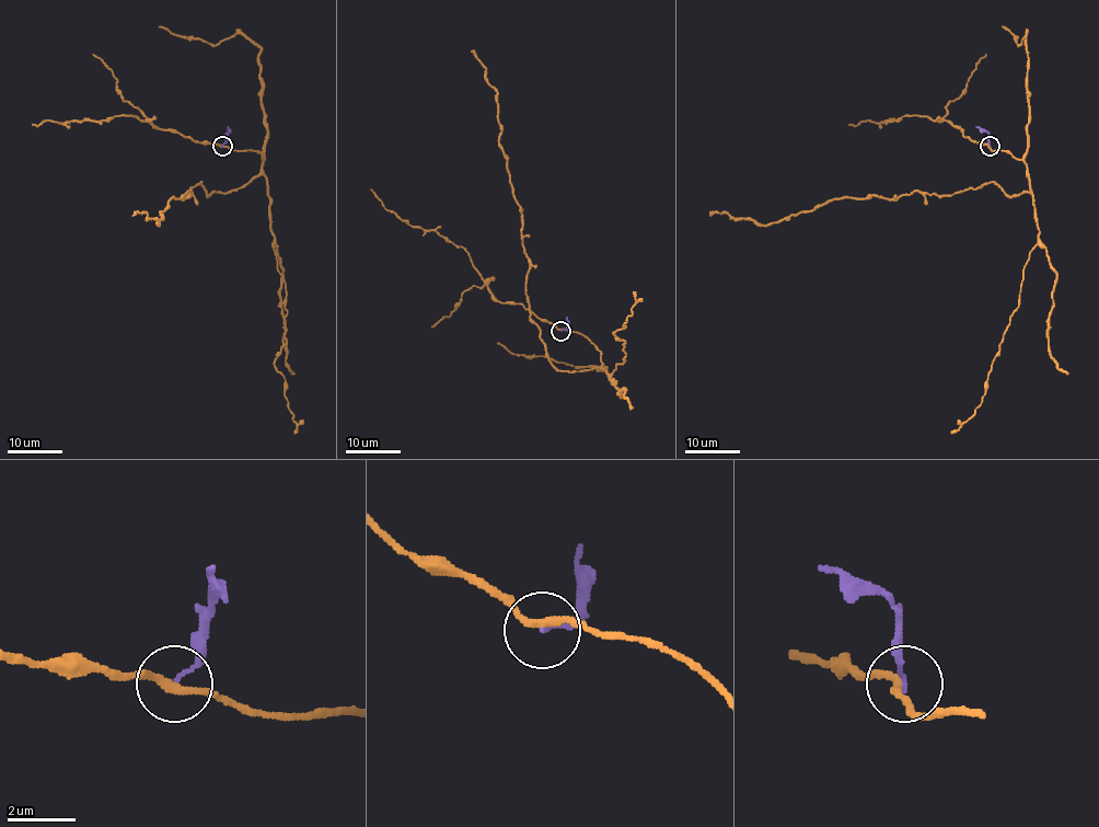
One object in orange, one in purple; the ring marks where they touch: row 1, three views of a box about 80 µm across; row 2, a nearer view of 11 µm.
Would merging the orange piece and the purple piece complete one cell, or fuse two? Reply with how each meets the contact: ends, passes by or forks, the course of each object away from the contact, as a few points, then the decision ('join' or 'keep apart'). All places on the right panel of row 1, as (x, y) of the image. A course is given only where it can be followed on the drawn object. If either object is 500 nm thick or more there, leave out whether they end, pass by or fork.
orange passes by | purple ends | orange via (988, 145), (1026, 164), (1030, 193), (1008, 196), (993, 182), (940, 196), (841, 197), (756, 225), (709, 216) | purple via (990, 145), (988, 134), (976, 126) | keep apart

